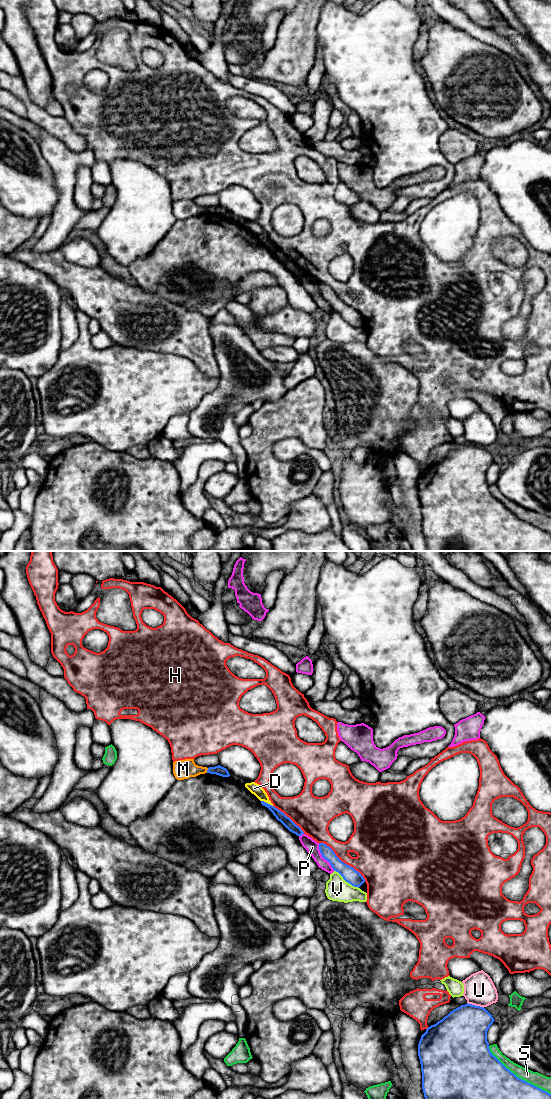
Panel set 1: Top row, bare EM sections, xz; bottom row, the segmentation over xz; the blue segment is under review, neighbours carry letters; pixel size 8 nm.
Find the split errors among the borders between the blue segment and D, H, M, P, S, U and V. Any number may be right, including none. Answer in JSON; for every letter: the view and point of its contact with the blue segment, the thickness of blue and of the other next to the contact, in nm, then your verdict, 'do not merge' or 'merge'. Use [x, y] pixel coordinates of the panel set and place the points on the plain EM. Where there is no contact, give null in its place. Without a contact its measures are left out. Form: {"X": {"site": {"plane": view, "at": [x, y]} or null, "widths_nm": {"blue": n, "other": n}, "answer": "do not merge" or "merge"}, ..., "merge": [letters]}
{"D": {"site": {"plane": "xz", "at": [267, 243]}, "widths_nm": {"blue": 80, "other": 90}, "answer": "do not merge"}, "H": {"site": {"plane": "xz", "at": [343, 302]}, "widths_nm": {"blue": 120, "other": 300}, "answer": "do not merge"}, "M": {"site": {"plane": "xz", "at": [207, 210]}, "widths_nm": {"blue": 80, "other": 160}, "answer": "do not merge"}, "P": {"site": {"plane": "xz", "at": [323, 297]}, "widths_nm": {"blue": 120, "other": 110}, "answer": "do not merge"}, "S": {"site": {"plane": "xz", "at": [517, 517]}, "widths_nm": {"blue": 500, "other": 120}, "answer": "do not merge"}, "U": {"site": {"plane": "xz", "at": [474, 445]}, "widths_nm": {"blue": 380, "other": 260}, "answer": "do not merge"}, "V": {"site": {"plane": "xz", "at": [346, 321]}, "widths_nm": {"blue": 120, "other": 190}, "answer": "do not merge"}, "merge": []}

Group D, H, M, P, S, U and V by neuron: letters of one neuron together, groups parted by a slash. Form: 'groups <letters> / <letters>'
groups D / H / M / P S / U / V

